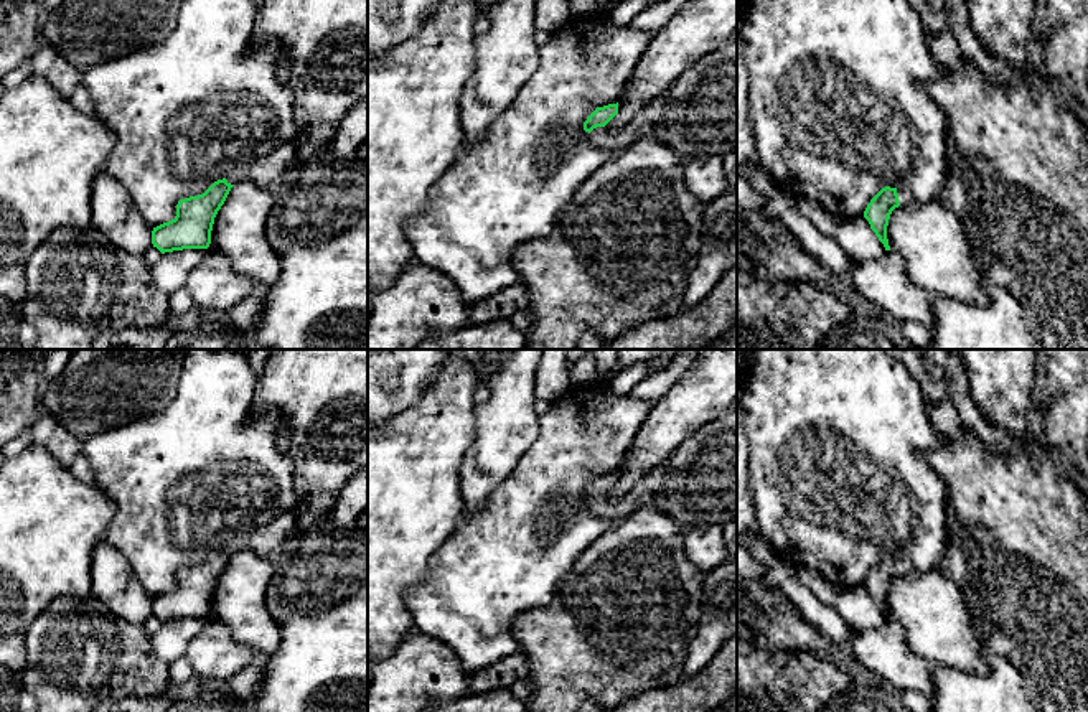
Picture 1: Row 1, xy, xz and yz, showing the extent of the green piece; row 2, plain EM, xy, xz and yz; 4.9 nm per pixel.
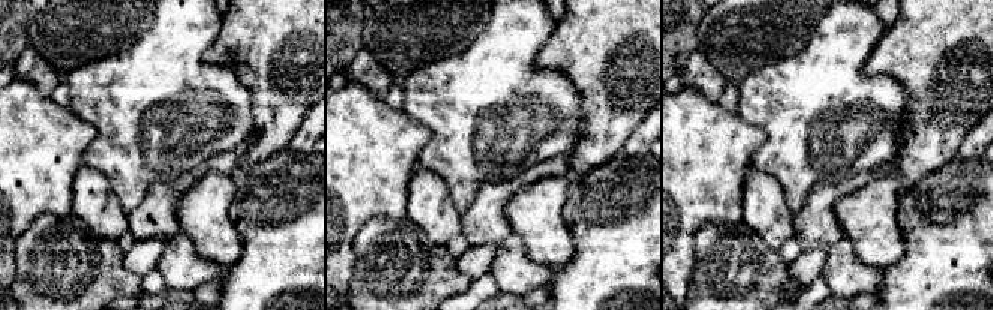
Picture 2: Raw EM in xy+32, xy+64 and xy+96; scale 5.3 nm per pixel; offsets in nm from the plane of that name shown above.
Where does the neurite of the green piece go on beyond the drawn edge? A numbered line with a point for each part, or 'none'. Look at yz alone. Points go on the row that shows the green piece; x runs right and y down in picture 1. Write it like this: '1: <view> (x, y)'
1: yz (905, 196)

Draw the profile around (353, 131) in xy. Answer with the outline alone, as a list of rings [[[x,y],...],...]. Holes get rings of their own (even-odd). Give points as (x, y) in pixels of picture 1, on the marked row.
[[[368,97],[345,115],[331,145],[336,158],[345,158],[354,155],[364,142],[368,142]]]

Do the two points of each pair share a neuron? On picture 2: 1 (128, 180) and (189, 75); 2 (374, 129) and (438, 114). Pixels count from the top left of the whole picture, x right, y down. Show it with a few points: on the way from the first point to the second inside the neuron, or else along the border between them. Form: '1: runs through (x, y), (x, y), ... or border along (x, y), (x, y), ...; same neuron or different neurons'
1: runs through (132, 150), (137, 111), (152, 99), (159, 98); same neuron
2: border along (401, 110), (431, 134), (419, 154); different neurons

